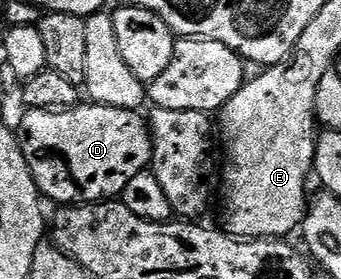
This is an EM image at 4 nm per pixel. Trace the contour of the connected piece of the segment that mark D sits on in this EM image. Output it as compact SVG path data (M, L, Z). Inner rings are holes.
M80 103L71 106L70 109L27 109L24 114L24 117L19 121L19 125L17 124L21 151L25 154L25 160L29 162L29 171L33 171L33 179L37 183L39 192L43 194L48 202L65 196L67 193L67 185L73 184L74 181L76 187L79 188L80 195L83 196L80 198L84 202L98 203L100 201L118 198L125 191L129 179L133 179L133 175L144 172L151 164L151 130L142 112L134 109L122 109L121 107L109 107L108 105Z

